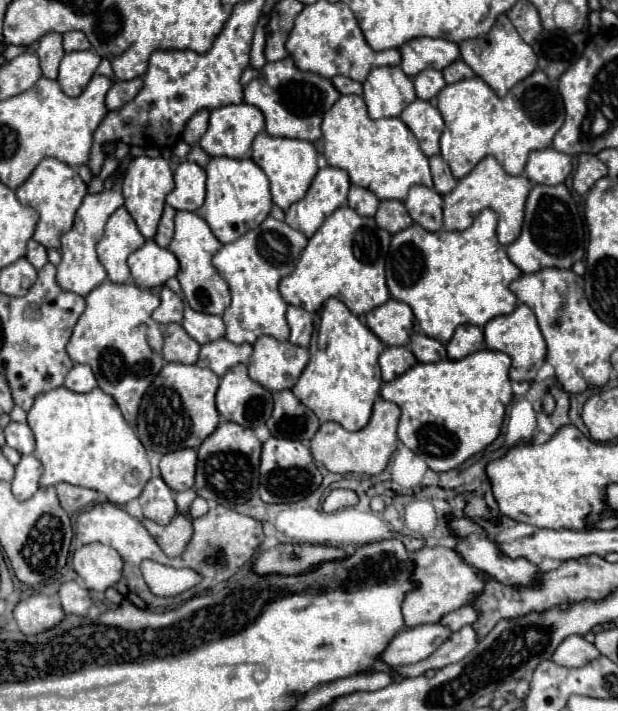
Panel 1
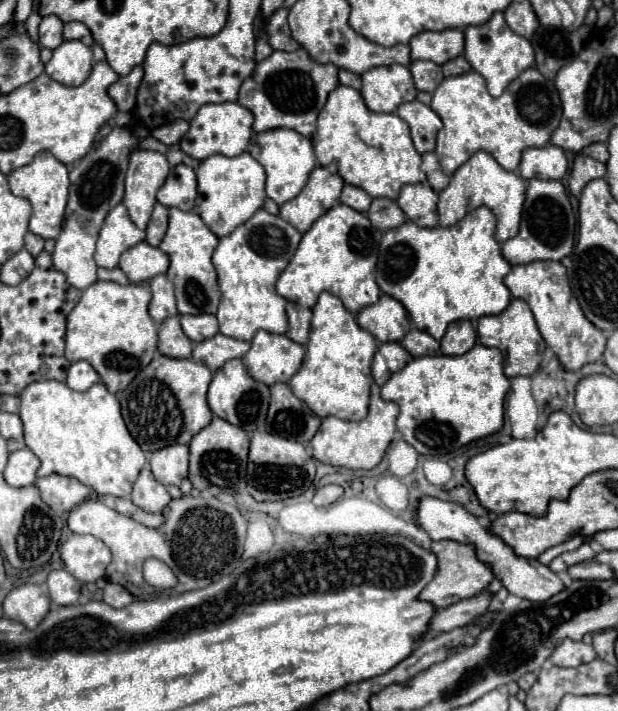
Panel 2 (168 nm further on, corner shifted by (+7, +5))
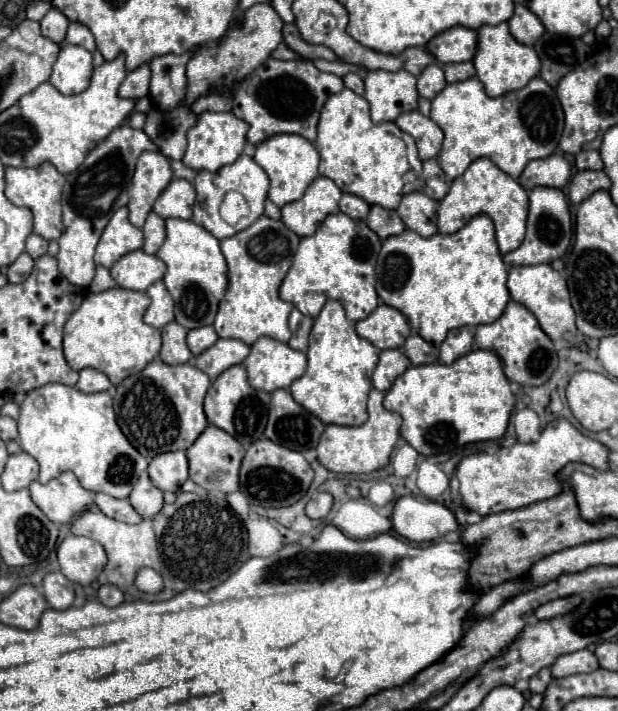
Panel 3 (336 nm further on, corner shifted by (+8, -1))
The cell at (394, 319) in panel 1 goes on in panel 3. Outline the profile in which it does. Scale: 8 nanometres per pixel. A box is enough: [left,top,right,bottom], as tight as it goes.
[356,303,410,349]

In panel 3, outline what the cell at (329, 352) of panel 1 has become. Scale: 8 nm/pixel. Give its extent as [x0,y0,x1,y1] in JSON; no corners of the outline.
[290,301,380,425]

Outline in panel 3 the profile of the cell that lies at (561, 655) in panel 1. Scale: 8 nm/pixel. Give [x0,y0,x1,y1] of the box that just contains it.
[550,649,598,677]

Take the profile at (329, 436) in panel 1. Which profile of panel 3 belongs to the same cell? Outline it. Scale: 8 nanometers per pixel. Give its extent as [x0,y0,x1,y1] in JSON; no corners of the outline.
[318,389,400,473]

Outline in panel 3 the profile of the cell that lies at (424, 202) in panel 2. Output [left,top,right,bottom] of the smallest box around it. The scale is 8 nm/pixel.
[396,191,438,237]

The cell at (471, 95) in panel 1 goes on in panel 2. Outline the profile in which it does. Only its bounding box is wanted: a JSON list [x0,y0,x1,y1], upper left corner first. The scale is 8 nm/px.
[431,67,561,175]

